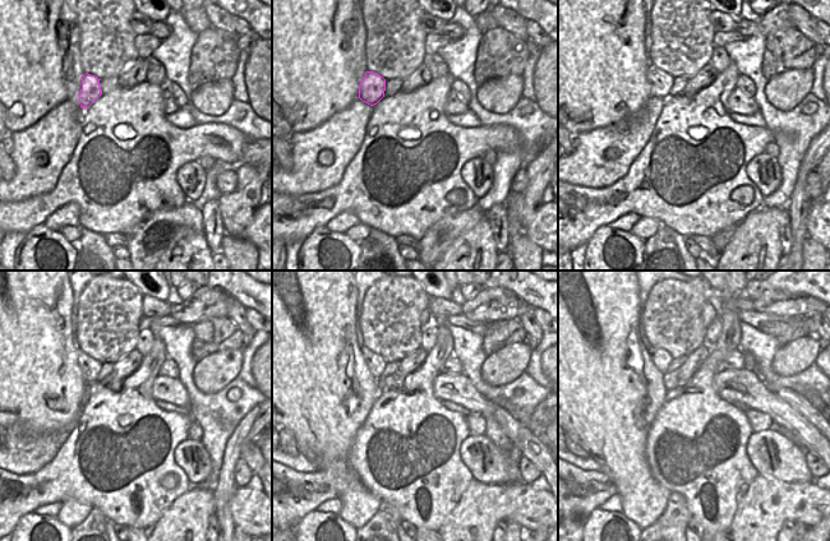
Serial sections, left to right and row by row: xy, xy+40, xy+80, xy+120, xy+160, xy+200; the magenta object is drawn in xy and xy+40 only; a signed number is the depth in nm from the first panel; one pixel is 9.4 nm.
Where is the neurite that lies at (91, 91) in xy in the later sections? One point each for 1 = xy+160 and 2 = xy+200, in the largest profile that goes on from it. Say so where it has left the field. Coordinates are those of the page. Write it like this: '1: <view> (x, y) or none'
1: xy+160 (376, 364)
2: xy+200 (662, 359)

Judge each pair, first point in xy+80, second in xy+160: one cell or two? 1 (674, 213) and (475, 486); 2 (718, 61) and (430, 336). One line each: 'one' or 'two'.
1: two
2: one

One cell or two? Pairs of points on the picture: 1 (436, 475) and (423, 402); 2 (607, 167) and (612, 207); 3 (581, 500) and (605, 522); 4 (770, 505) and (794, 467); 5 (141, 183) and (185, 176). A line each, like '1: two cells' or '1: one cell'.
1: one cell
2: two cells
3: two cells
4: two cells
5: two cells

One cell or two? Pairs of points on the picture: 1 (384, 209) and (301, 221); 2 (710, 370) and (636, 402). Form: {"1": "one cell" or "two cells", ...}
{"1": "one cell", "2": "two cells"}

